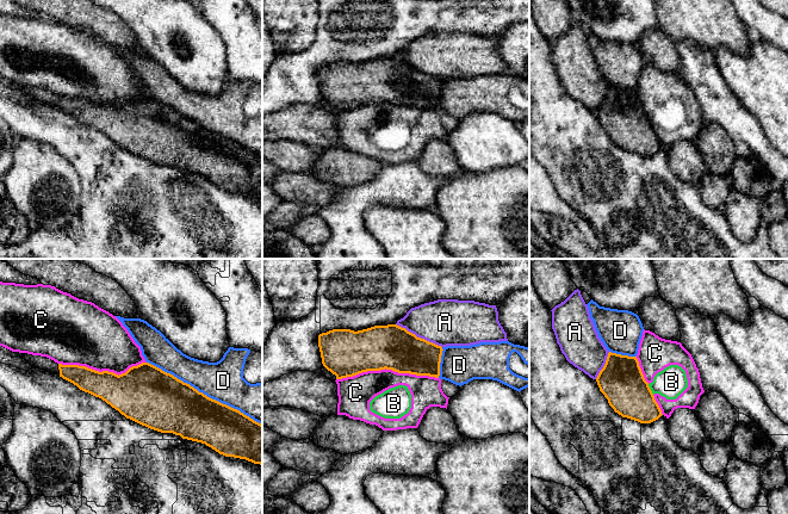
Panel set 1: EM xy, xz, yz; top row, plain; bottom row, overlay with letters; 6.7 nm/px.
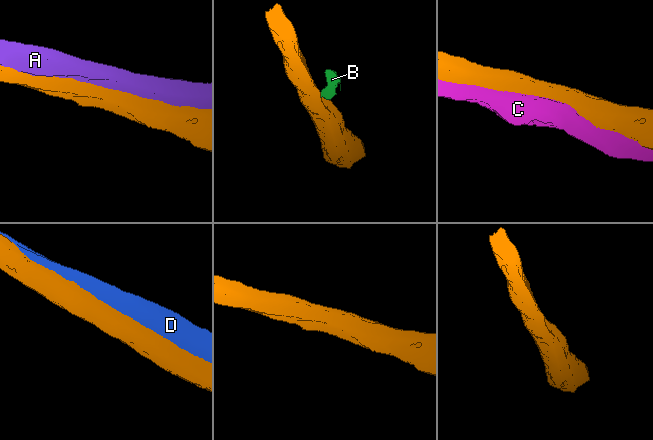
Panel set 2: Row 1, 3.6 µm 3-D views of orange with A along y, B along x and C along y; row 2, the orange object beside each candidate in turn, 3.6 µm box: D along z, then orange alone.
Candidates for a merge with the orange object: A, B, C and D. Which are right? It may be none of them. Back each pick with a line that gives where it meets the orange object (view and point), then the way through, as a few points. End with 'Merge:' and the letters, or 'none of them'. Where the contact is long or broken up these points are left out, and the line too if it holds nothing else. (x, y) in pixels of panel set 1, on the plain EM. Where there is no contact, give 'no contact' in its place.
Merge: none of them

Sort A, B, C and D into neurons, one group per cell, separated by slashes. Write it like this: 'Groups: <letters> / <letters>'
Groups: A / B C / D

